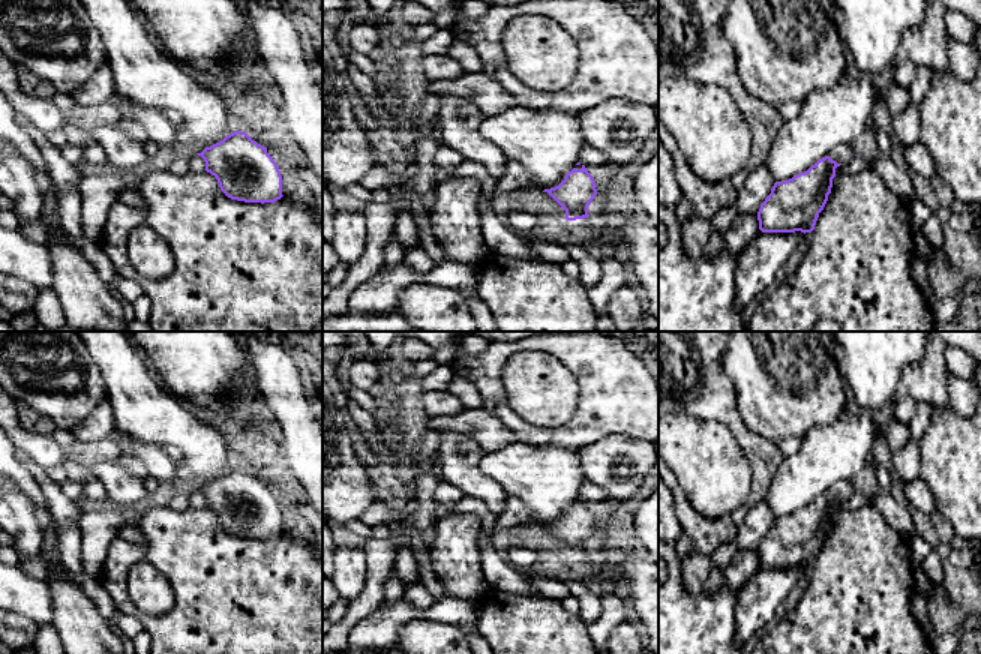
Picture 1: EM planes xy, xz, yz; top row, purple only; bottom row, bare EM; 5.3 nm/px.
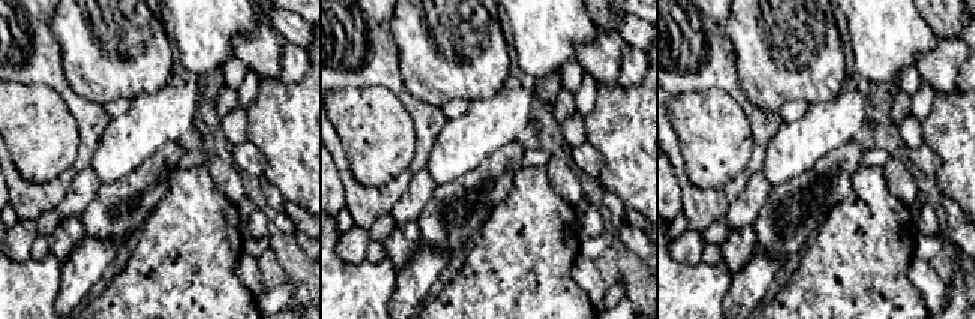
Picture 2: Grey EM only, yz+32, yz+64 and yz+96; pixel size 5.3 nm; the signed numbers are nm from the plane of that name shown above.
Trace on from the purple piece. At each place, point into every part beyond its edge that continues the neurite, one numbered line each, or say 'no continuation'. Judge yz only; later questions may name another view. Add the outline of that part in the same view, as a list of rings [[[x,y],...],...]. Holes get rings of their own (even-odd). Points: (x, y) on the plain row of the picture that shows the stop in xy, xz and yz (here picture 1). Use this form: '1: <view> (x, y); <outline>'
1: yz (843, 489); [[[840,480],[831,484],[828,492],[837,500],[848,501],[852,498],[854,492],[858,490],[854,480]]]

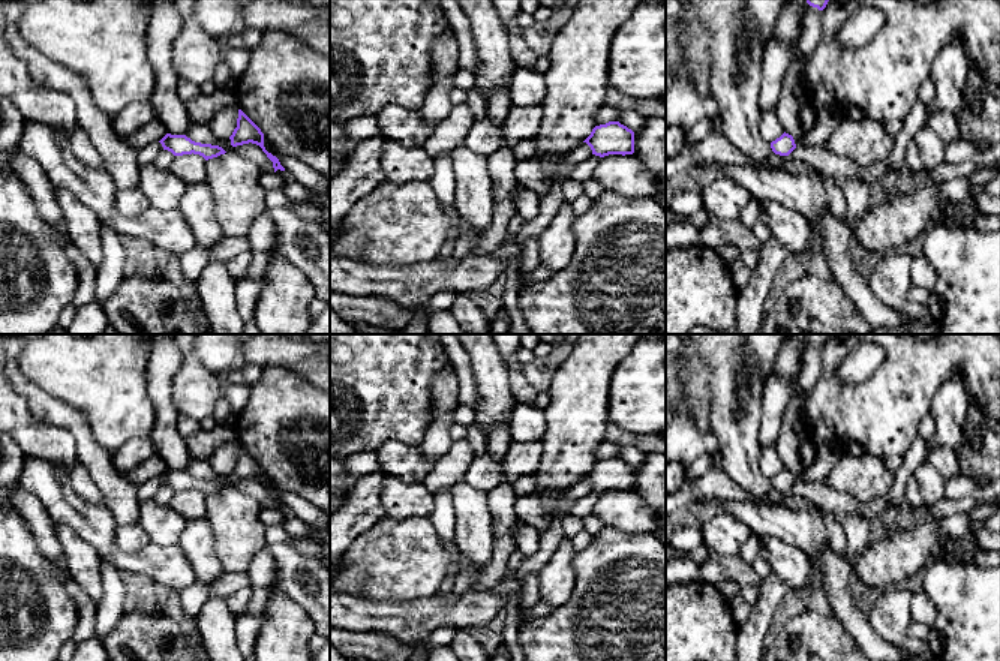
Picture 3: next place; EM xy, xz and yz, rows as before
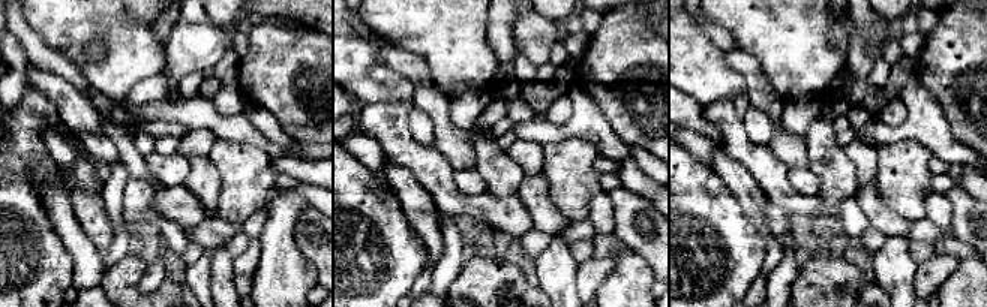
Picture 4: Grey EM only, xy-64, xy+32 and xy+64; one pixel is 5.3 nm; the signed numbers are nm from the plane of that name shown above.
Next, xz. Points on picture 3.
no continuation

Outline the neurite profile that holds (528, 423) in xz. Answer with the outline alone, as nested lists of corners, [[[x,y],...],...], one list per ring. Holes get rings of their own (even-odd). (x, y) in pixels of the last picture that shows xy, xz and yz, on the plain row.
[[[531,403],[514,405],[508,421],[511,442],[538,442],[544,438],[546,430],[544,409],[535,408]]]

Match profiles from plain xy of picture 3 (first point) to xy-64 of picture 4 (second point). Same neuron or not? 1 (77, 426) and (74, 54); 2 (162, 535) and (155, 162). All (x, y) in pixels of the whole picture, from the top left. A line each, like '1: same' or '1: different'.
1: different
2: same

